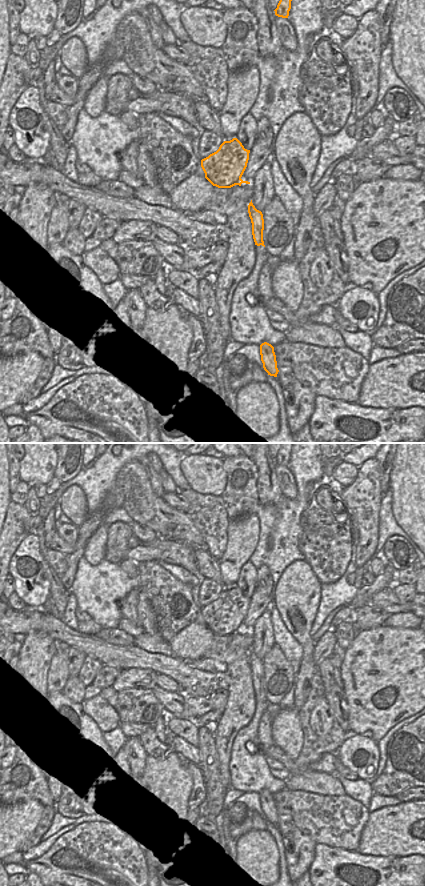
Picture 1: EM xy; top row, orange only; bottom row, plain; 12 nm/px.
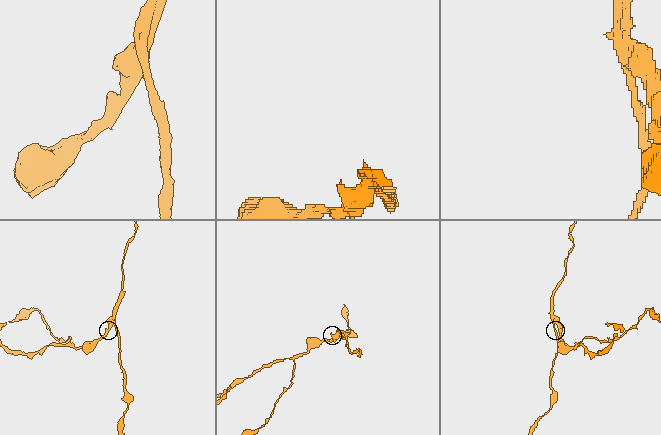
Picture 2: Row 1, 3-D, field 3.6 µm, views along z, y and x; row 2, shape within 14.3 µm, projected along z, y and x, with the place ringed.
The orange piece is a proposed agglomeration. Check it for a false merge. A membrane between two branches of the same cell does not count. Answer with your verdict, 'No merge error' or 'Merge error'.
Merge error.

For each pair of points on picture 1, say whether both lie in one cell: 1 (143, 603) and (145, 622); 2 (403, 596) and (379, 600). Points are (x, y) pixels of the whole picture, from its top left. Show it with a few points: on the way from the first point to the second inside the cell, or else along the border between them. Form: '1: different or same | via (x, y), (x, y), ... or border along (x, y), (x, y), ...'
1: same | via (143, 608), (145, 617)
2: different | border along (392, 589), (402, 602), (410, 602)

